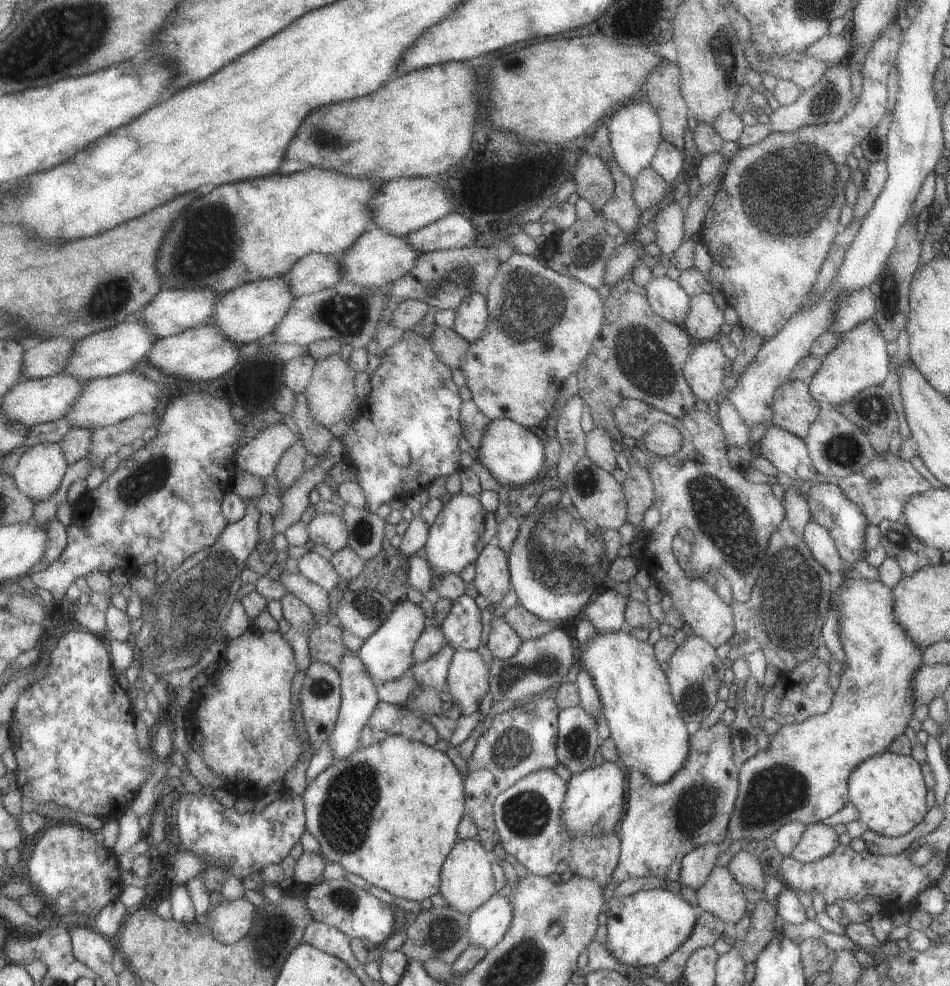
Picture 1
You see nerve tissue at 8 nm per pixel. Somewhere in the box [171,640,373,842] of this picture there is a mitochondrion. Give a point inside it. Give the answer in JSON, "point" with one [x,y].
{"point":[320,689]}

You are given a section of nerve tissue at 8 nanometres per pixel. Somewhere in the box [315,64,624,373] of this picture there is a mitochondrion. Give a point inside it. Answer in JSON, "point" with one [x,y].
{"point":[532,308]}

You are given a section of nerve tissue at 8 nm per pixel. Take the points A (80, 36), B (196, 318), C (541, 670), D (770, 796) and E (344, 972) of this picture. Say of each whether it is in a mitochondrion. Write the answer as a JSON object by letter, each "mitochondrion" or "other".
{"A":"mitochondrion","B":"other","C":"mitochondrion","D":"mitochondrion","E":"other"}

